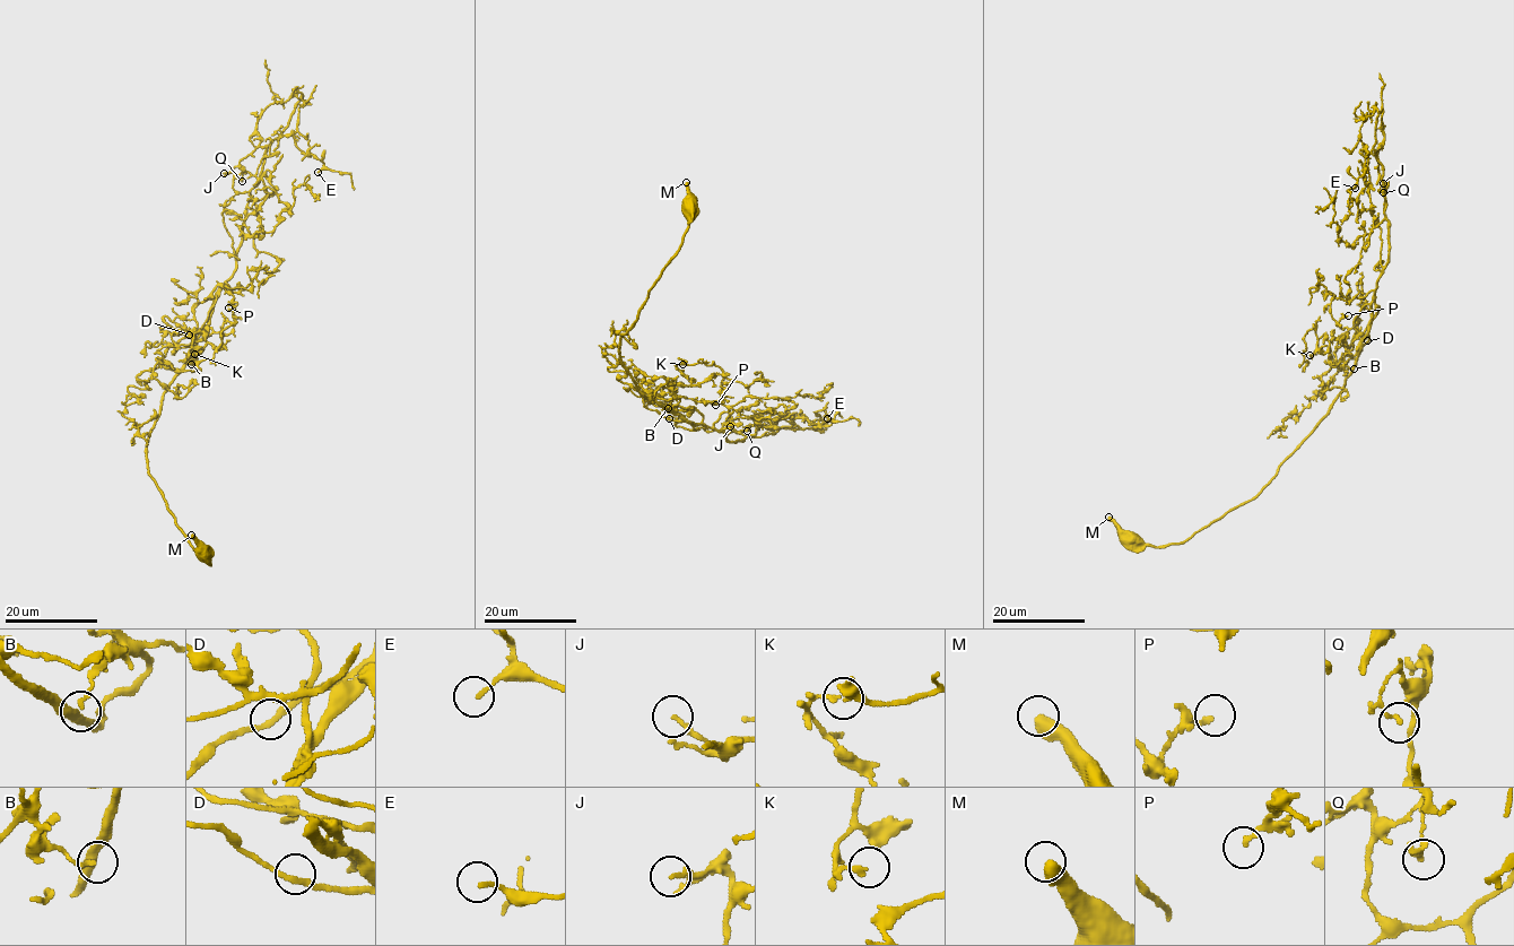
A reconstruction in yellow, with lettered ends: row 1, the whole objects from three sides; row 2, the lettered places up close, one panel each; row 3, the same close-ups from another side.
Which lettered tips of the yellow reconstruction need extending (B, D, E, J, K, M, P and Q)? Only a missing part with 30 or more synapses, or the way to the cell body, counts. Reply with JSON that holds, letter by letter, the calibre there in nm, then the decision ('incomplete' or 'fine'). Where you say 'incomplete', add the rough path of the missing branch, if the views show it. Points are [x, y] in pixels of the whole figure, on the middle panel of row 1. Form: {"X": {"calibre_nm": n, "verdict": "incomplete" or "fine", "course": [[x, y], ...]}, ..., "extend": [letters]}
{"B": {"calibre_nm": 100, "verdict": "fine"}, "D": {"calibre_nm": 220, "verdict": "fine"}, "E": {"calibre_nm": 130, "verdict": "fine"}, "J": {"calibre_nm": 170, "verdict": "fine"}, "K": {"calibre_nm": 80, "verdict": "fine"}, "M": {"calibre_nm": 480, "verdict": "fine"}, "P": {"calibre_nm": 170, "verdict": "fine"}, "Q": {"calibre_nm": 160, "verdict": "fine"}, "extend": []}

